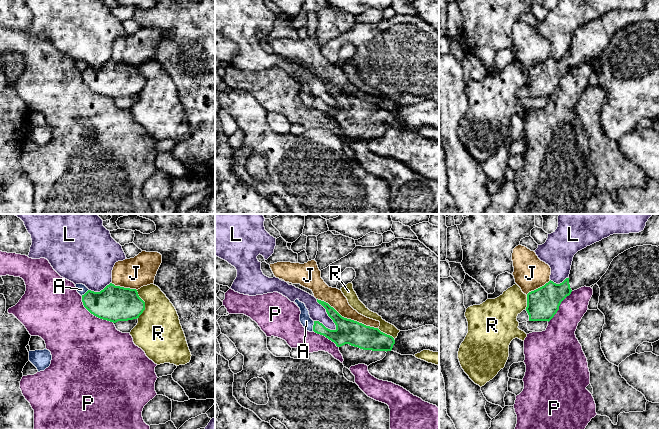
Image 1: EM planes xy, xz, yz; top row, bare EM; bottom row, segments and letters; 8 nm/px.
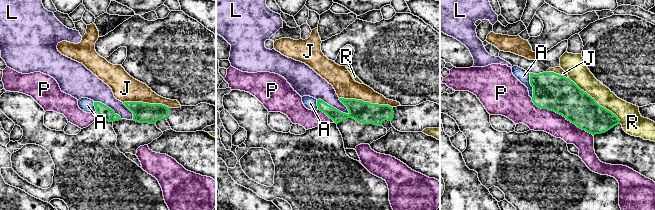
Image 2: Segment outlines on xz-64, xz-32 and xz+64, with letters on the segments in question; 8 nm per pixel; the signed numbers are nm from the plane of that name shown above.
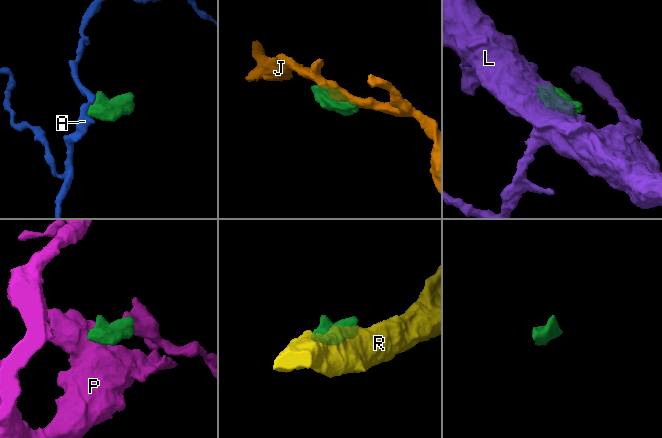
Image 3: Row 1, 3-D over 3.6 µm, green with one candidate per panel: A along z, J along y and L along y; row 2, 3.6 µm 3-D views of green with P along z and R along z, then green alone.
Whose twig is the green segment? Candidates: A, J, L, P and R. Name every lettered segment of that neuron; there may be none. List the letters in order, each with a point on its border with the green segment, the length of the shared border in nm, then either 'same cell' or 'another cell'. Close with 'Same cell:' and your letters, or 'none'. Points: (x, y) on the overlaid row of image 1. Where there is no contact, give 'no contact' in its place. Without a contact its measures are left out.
A: xz (313, 326) | 80 nm | another cell
J: xz (346, 318) | 550 nm | another cell
L: xz (328, 315) | 300 nm | another cell
P: xy (94, 315) | 340 nm | another cell
R: xy (144, 304) | 240 nm | another cell
Same cell: none

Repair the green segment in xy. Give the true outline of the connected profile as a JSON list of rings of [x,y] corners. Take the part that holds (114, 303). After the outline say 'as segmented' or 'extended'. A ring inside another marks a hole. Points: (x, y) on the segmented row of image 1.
[[[110,283],[100,292],[88,290],[82,295],[84,307],[94,316],[113,323],[139,318],[145,302],[136,289]]] | as segmented

